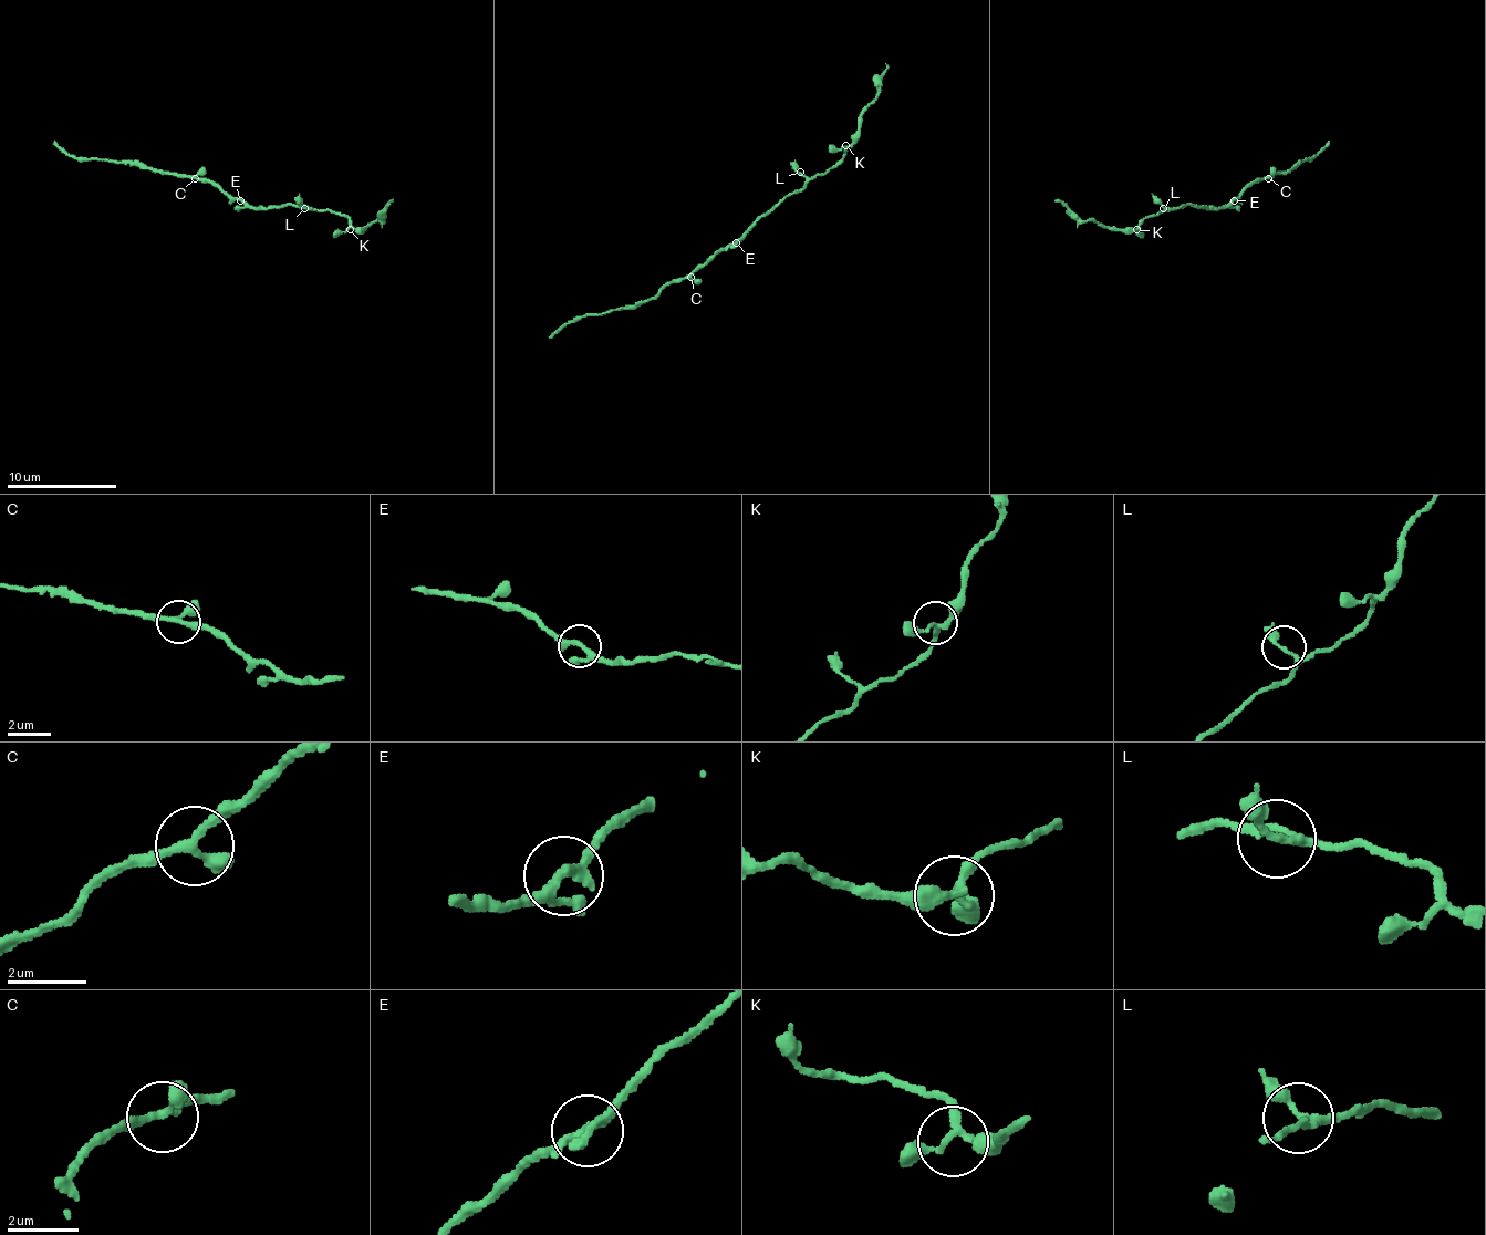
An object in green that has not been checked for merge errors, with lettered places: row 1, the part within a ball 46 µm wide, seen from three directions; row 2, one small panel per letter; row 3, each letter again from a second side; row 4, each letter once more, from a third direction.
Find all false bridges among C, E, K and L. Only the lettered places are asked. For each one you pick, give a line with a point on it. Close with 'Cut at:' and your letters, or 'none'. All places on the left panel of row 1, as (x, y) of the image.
Cut at: none

